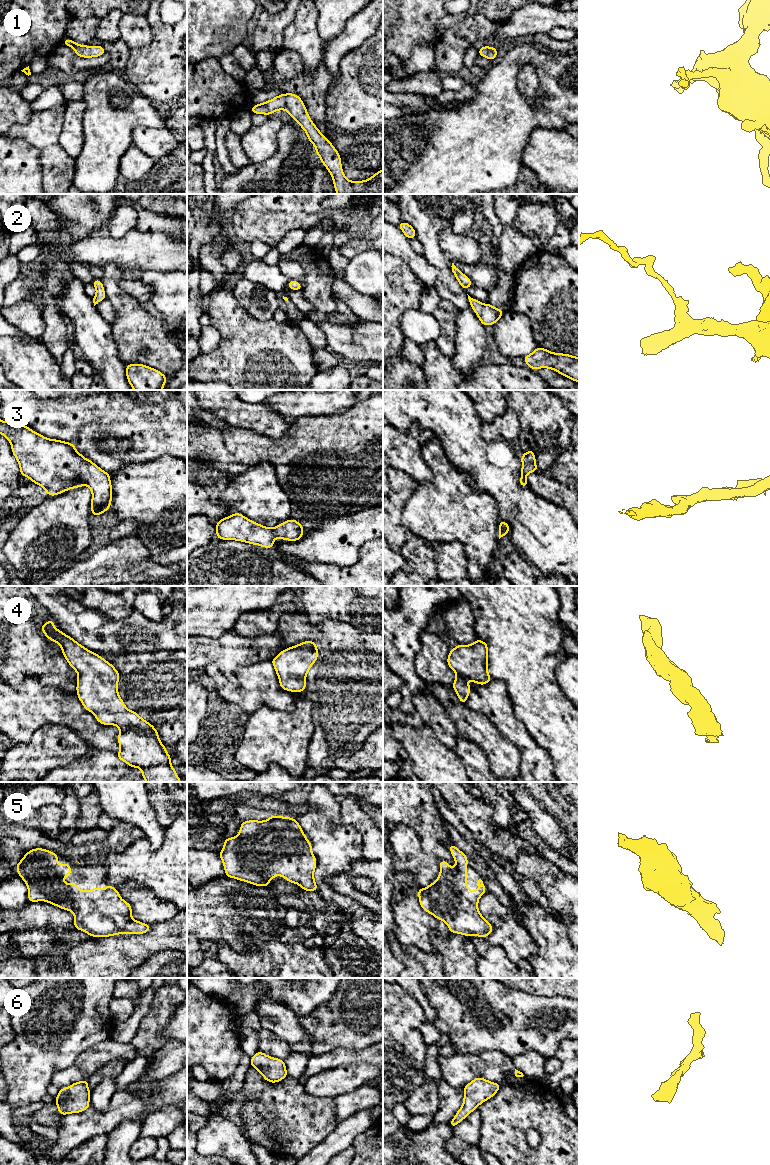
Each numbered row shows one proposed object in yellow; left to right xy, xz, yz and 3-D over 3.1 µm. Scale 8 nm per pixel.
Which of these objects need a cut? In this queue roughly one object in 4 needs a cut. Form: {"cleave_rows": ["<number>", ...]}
{"cleave_rows": []}

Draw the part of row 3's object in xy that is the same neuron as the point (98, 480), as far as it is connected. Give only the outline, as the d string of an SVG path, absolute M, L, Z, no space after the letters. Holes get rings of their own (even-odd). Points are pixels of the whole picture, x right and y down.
M1 421L0 434L10 442L20 474L55 496L88 486L92 492L91 514L101 515L113 498L110 474L84 458L74 444L49 439L21 422Z

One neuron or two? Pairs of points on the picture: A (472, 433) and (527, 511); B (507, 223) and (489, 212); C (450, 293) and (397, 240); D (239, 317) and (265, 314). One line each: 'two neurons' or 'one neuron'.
A: one neuron
B: two neurons
C: two neurons
D: two neurons

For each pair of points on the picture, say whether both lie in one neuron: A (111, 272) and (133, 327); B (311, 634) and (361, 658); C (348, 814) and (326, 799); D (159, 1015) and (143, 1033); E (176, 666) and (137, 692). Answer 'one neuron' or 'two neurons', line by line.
A: one neuron
B: one neuron
C: two neurons
D: one neuron
E: one neuron

